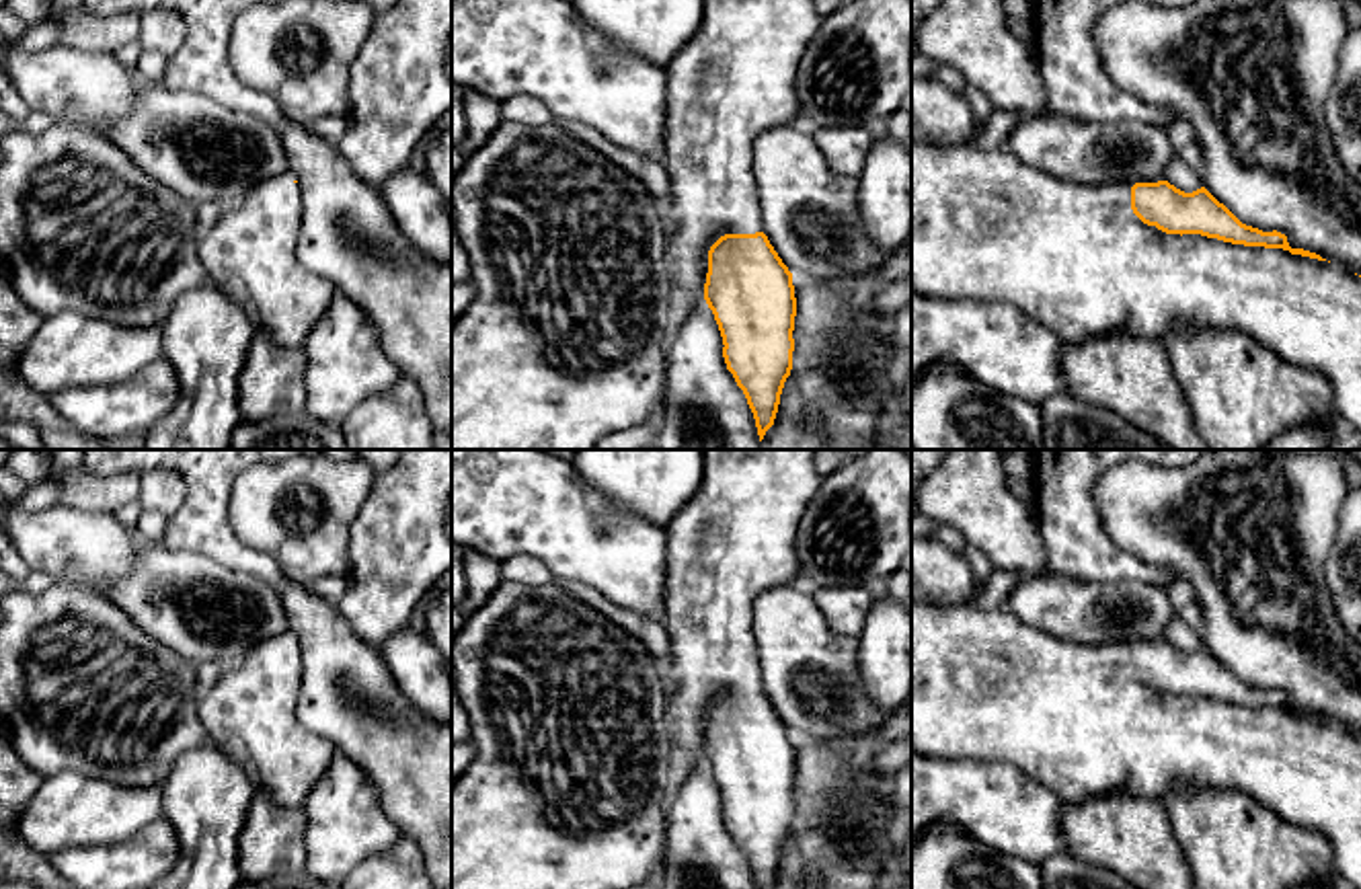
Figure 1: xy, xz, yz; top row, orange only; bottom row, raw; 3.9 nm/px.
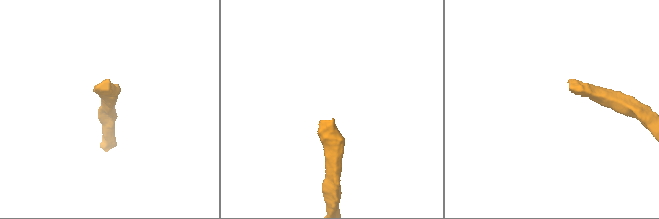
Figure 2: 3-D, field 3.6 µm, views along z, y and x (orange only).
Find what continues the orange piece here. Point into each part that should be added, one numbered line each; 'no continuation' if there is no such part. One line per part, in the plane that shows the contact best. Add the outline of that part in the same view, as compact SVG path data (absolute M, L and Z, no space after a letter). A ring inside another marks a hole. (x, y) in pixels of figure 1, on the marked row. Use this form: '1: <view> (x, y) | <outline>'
1: yz (1074, 257) | M911 140L911 294L940 300L1004 302L1031 320L1047 326L1063 343L1080 343L1109 333L1127 333L1162 341L1178 324L1189 328L1221 328L1242 333L1281 359L1320 372L1332 386L1332 407L1340 421L1361 431L1361 277L1343 265L1291 255L1283 248L1232 244L1201 234L1166 234L1143 224L1131 209L1131 187L1145 181L1094 185L1061 181L1041 168L1028 166L1004 148L932 146Z

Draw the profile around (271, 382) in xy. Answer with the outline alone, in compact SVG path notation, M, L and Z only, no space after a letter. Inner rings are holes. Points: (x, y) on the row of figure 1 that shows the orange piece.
M257 333L238 378L240 421L302 413L308 402L304 347L283 347Z

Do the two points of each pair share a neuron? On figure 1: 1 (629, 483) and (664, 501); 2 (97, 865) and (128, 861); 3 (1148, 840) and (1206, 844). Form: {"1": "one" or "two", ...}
{"1": "one", "2": "one", "3": "two"}

